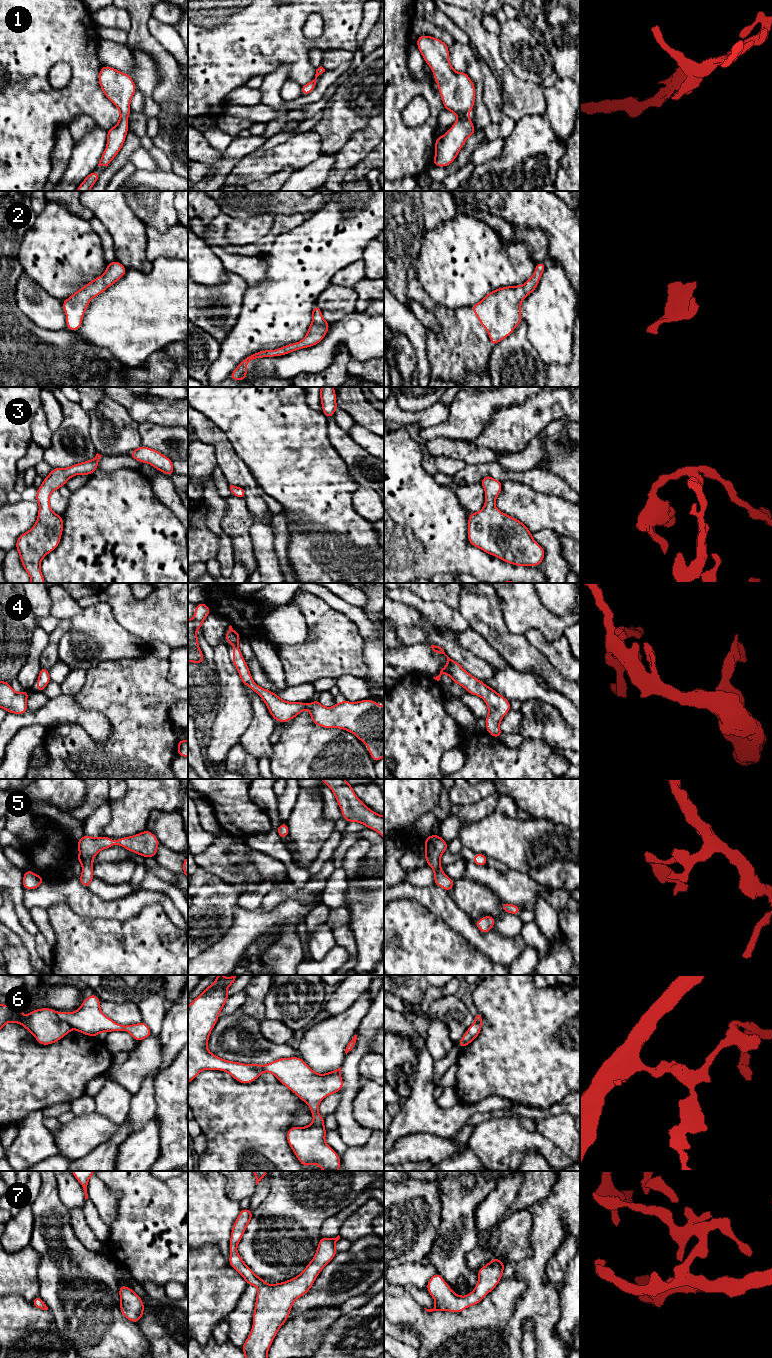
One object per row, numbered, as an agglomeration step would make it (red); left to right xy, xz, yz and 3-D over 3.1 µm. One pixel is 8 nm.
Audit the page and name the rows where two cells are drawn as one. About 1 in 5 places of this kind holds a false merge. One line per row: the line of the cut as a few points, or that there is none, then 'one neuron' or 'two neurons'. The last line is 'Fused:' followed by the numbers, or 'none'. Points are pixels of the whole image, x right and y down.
1: cut none; one neuron
2: cut none; one neuron
3: cut none; one neuron
4: cut none; one neuron
5: cut none; one neuron
6: cut xy (57, 1013), (71, 1026); two neurons
7: cut none; one neuron
Fused: 6

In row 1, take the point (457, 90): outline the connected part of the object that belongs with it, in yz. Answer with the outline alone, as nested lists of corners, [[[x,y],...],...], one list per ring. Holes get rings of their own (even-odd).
[[[421,35],[417,37],[417,48],[433,72],[445,110],[453,112],[458,118],[443,136],[436,137],[435,140],[433,165],[446,167],[456,159],[466,140],[475,134],[474,124],[468,116],[475,103],[475,85],[466,72],[456,72],[453,69],[449,61],[448,45],[440,39],[428,35]]]

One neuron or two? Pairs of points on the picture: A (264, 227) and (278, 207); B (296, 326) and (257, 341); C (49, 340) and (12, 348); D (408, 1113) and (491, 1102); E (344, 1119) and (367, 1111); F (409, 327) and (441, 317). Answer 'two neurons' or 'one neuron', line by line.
A: two neurons
B: one neuron
C: one neuron
D: one neuron
E: two neurons
F: two neurons

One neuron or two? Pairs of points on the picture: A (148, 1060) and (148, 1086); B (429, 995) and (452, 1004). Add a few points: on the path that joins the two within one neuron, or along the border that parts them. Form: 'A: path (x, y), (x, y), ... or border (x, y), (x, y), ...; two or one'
A: border (155, 1071), (144, 1078), (141, 1087), (134, 1094); two
B: border (437, 997), (431, 1002), (426, 1018); two

